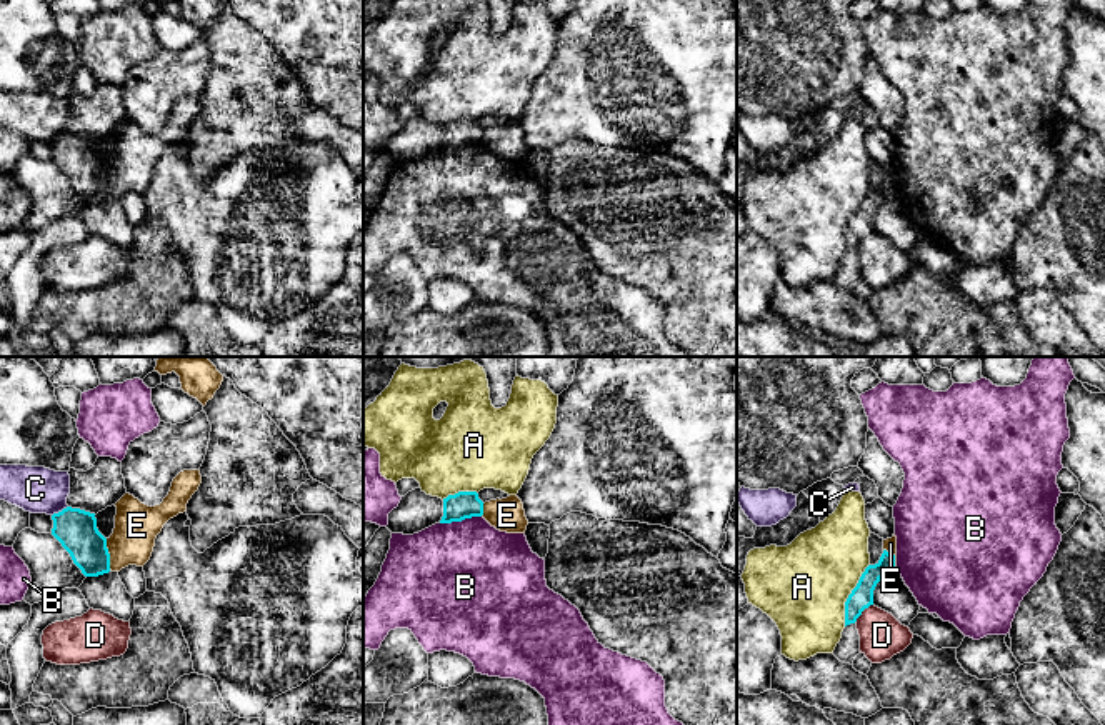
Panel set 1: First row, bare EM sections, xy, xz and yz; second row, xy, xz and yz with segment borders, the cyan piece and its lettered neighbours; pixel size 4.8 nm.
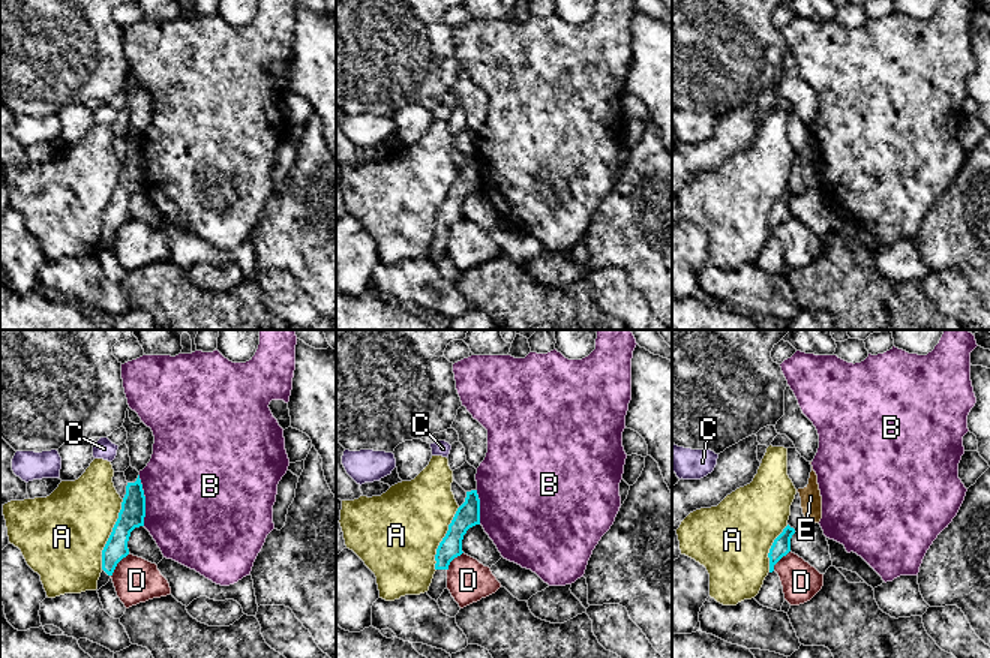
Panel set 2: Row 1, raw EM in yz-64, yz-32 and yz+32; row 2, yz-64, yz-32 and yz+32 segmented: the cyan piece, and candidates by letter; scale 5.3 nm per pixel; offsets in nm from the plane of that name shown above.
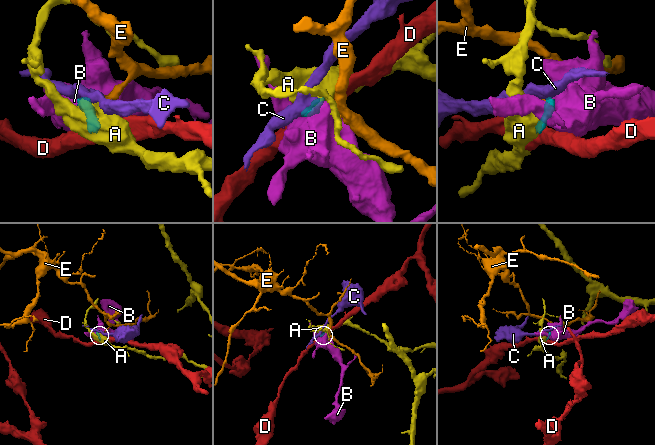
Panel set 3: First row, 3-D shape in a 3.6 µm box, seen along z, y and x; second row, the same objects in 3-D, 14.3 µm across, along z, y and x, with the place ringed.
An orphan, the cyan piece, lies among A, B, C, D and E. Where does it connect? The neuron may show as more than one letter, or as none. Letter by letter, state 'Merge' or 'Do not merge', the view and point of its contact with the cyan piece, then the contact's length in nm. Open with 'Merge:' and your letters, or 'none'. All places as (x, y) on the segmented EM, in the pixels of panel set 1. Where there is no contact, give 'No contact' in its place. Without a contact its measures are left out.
Merge: none
A: Do not merge. Touches cyan at yz (849, 595). Shared border 320 nm
B: Do not merge. Touches cyan at xz (460, 520). Shared border 200 nm
C: Do not merge. Touches cyan at xy (59, 512). Shared border 90 nm
D: Do not merge. Touches cyan at yz (862, 610). Shared border 130 nm
E: Do not merge. Touches cyan at xy (109, 554). Shared border 150 nm

